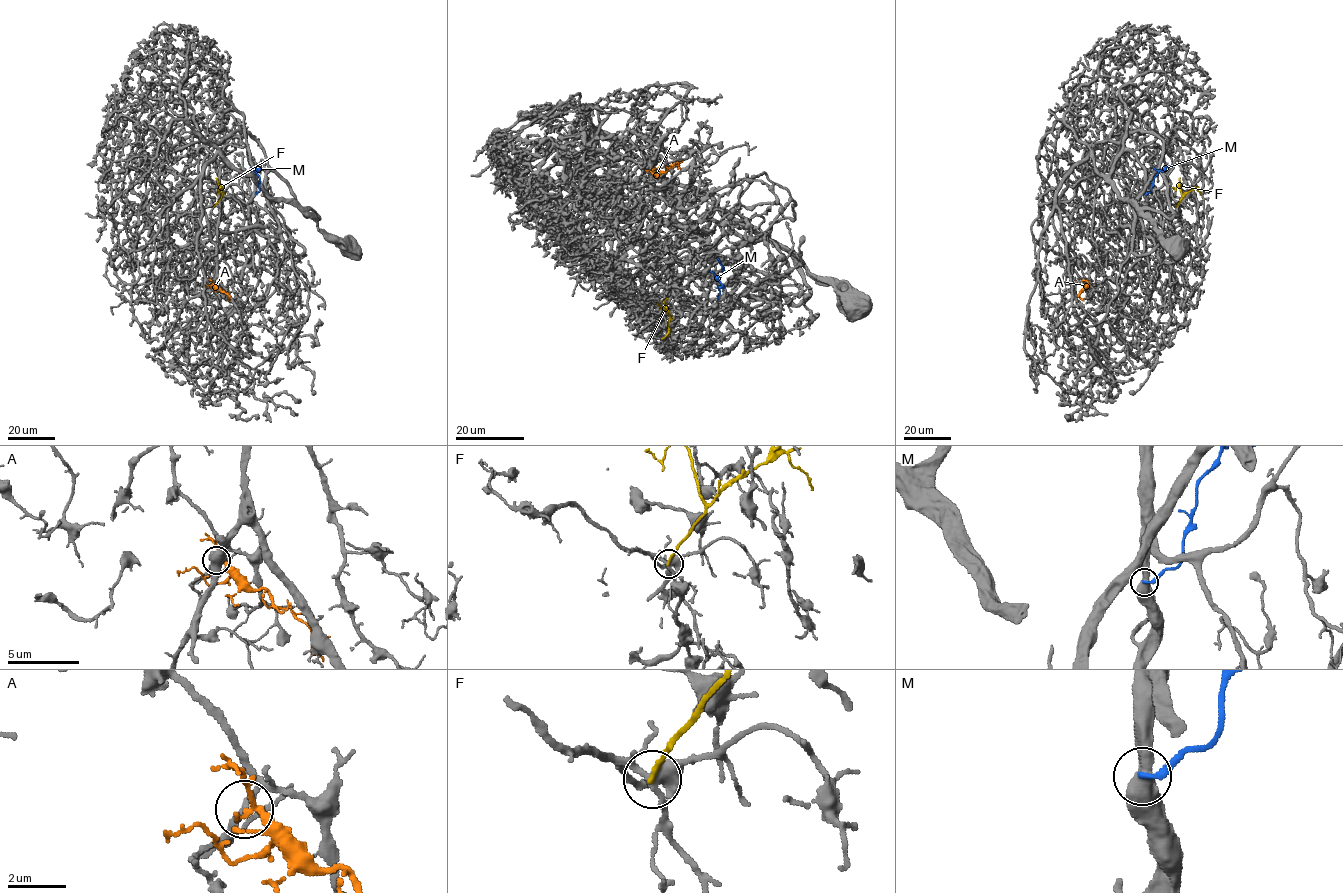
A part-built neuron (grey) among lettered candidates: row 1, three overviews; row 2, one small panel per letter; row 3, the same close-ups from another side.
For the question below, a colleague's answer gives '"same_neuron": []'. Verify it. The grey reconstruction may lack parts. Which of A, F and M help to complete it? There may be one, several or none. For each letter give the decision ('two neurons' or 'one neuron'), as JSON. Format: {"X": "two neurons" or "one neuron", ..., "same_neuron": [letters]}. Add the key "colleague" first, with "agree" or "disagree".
{"colleague": "agree", "A": "two neurons", "F": "two neurons", "M": "two neurons", "same_neuron": []}

